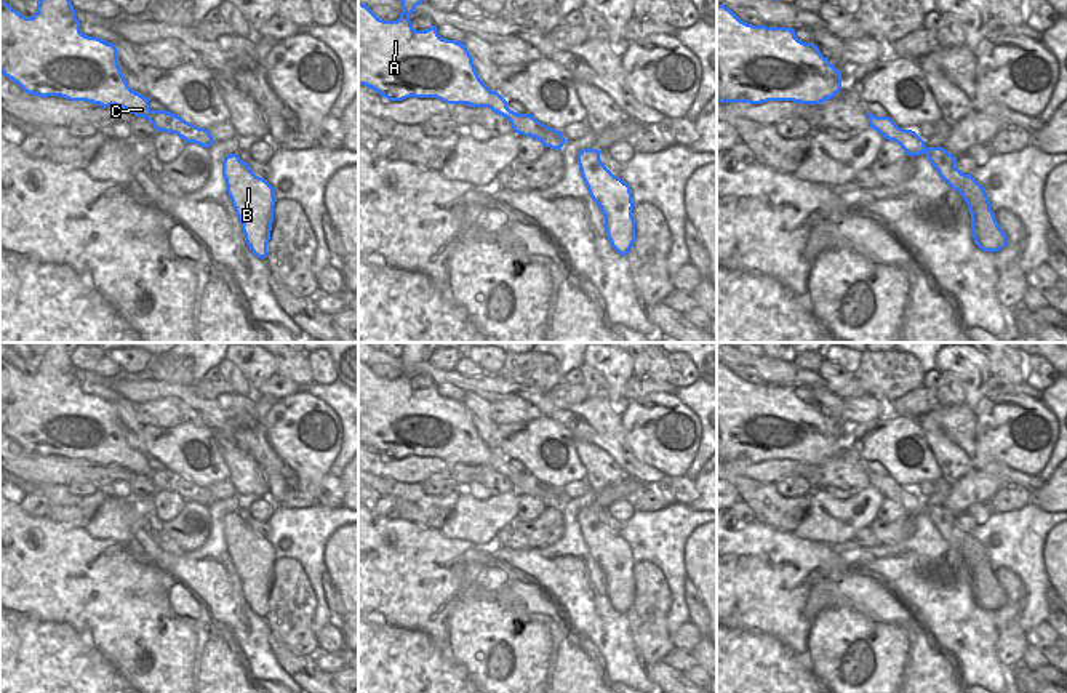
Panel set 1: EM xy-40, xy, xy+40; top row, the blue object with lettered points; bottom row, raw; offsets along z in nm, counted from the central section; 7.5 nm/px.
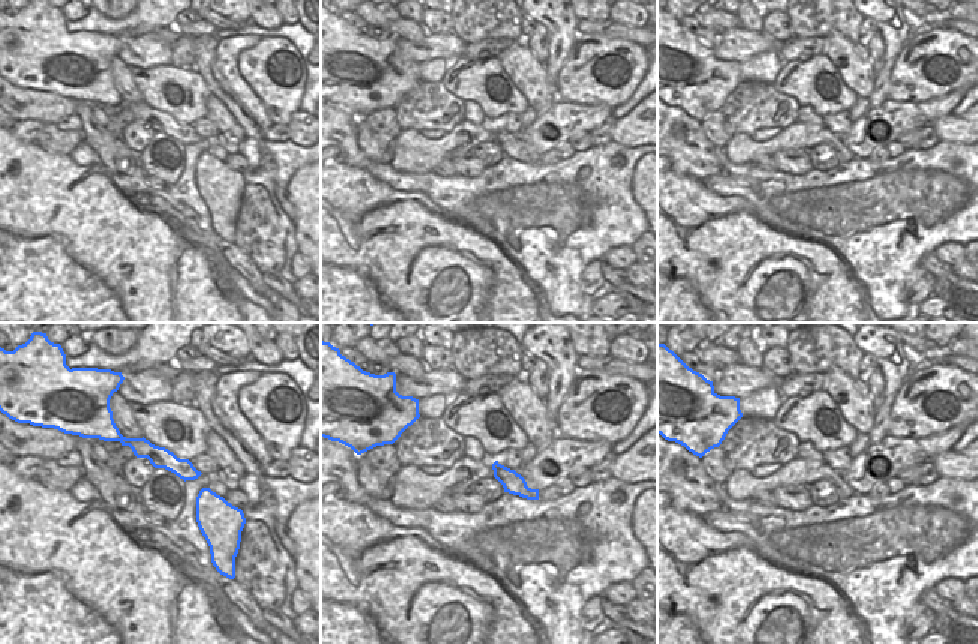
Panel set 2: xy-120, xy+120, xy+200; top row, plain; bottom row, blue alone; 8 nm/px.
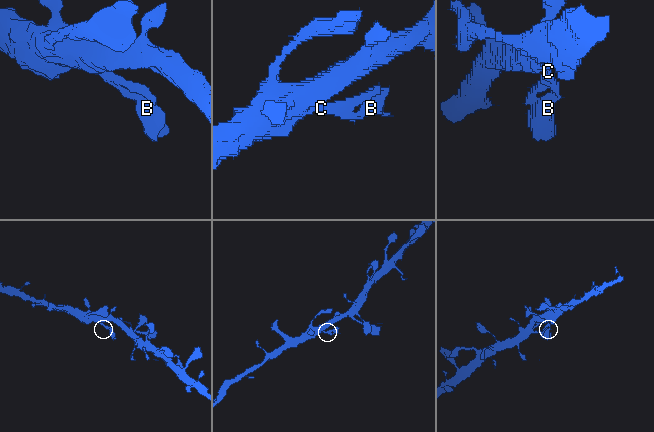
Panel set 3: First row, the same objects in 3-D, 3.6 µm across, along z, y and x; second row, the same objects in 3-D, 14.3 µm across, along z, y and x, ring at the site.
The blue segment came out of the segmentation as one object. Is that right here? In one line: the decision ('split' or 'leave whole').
split

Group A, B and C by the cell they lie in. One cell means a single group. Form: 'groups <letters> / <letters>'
groups A C / B

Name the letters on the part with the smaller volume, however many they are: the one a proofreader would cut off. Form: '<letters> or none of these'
B.

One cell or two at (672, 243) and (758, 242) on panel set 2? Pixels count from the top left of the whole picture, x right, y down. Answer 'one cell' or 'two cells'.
one cell

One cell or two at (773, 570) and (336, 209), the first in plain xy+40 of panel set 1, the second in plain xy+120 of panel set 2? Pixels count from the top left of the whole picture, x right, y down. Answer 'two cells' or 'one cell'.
one cell

